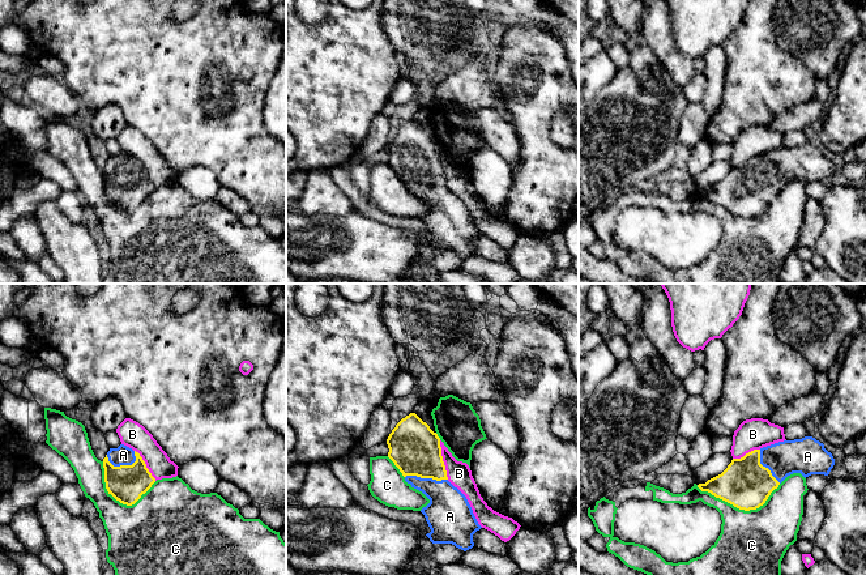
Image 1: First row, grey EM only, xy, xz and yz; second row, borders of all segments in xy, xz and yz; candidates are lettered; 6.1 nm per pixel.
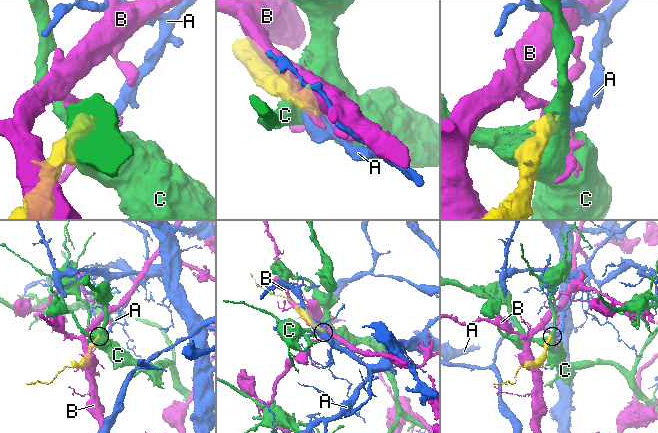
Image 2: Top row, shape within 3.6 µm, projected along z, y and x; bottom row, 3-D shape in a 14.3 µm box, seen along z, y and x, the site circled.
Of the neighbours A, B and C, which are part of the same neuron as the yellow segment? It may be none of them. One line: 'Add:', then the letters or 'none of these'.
Add: A

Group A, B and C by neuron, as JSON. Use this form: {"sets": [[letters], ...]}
{"sets": [["A"], ["B"], ["C"]]}

